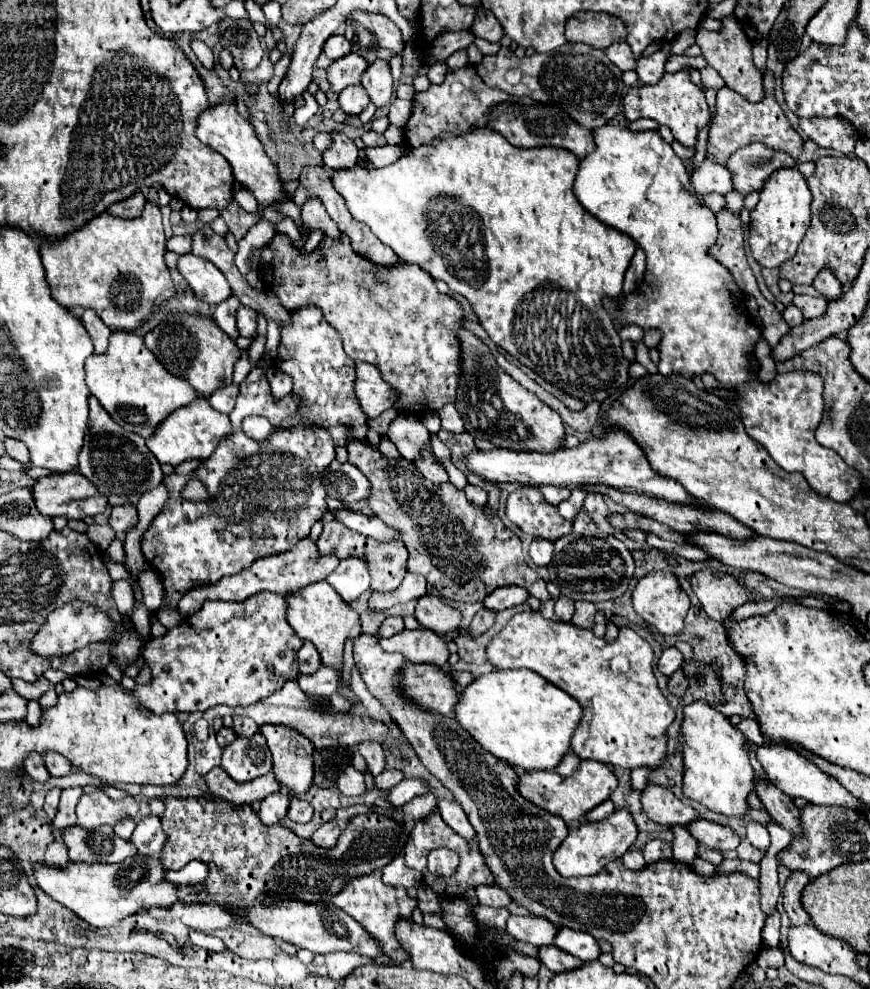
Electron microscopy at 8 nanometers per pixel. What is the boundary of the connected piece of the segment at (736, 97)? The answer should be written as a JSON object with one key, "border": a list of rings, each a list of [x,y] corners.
{"border":[[[770,70],[764,72],[762,84],[764,84],[764,98],[756,104],[752,104],[750,100],[744,100],[744,96],[740,96],[738,92],[732,92],[726,86],[718,90],[716,116],[714,116],[712,126],[708,130],[708,146],[706,146],[706,154],[712,156],[712,160],[716,160],[716,164],[726,164],[726,160],[728,160],[728,156],[732,156],[732,152],[736,152],[738,148],[752,144],[752,142],[762,142],[764,146],[784,152],[784,154],[790,154],[792,158],[800,156],[804,140],[790,126],[780,104],[776,102],[776,96],[774,96],[776,84],[774,84],[774,74]]]}

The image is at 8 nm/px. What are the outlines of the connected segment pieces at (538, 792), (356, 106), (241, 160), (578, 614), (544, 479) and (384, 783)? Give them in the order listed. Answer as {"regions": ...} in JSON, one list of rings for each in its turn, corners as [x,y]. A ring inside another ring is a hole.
{"regions":[[[[584,760],[572,776],[560,776],[558,772],[526,772],[518,776],[516,788],[520,796],[524,796],[528,802],[536,804],[546,812],[552,812],[554,816],[560,816],[566,824],[570,824],[572,820],[584,818],[586,812],[608,800],[610,794],[616,790],[616,786],[618,778],[608,764],[598,764],[596,760]]],[[[358,84],[358,86],[348,86],[344,88],[340,94],[338,94],[338,102],[340,102],[340,108],[348,114],[360,114],[368,104],[368,94],[364,92],[364,86]]],[[[220,100],[216,106],[210,106],[208,110],[200,112],[196,122],[196,138],[200,138],[206,146],[220,152],[232,166],[234,178],[244,184],[260,204],[272,204],[276,200],[282,200],[282,182],[278,176],[276,166],[266,156],[262,142],[256,138],[254,126],[238,112],[238,104],[234,100]]],[[[578,600],[574,602],[576,606],[576,612],[572,616],[572,624],[578,626],[578,628],[586,628],[586,630],[592,630],[594,628],[594,614],[596,614],[596,608],[592,602],[584,602],[584,600]]],[[[612,430],[604,438],[592,438],[582,442],[578,448],[572,450],[558,450],[552,454],[538,454],[538,452],[514,452],[514,450],[502,450],[494,448],[490,452],[474,450],[464,456],[464,466],[468,472],[474,472],[486,480],[492,482],[520,482],[520,484],[552,484],[552,486],[576,486],[576,484],[604,484],[620,490],[630,490],[650,494],[660,500],[668,500],[670,504],[694,504],[702,508],[702,502],[694,496],[688,496],[684,492],[682,484],[676,484],[672,478],[664,478],[656,474],[638,444],[622,430]],[[588,480],[598,482],[588,482]]],[[[384,770],[380,776],[376,776],[374,784],[380,790],[390,790],[392,786],[396,786],[402,780],[402,772],[400,770]]]]}

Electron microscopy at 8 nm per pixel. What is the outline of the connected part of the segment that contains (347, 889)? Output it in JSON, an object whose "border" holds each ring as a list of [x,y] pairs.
{"border":[[[376,870],[372,874],[366,874],[366,876],[360,876],[360,878],[354,878],[352,882],[348,882],[336,896],[332,896],[332,904],[336,904],[336,908],[348,912],[348,916],[352,916],[356,922],[360,922],[380,942],[384,954],[394,964],[402,964],[408,960],[408,956],[404,954],[404,950],[400,948],[400,944],[394,936],[394,924],[400,918],[410,918],[412,910],[416,906],[416,900],[406,894],[406,888],[386,886],[382,882],[382,872]]]}

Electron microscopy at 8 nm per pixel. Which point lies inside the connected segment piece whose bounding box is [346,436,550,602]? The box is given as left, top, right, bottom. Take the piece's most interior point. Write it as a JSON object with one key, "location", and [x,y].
{"location":[450,541]}

